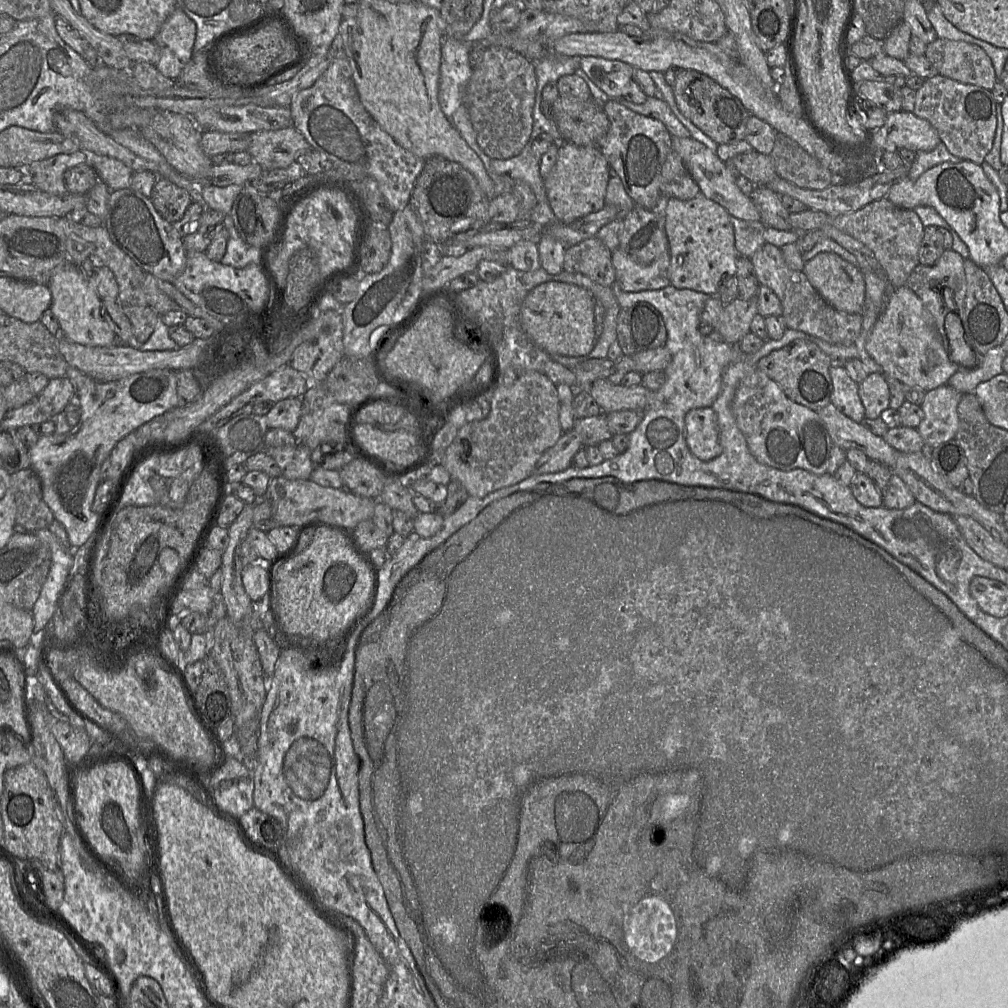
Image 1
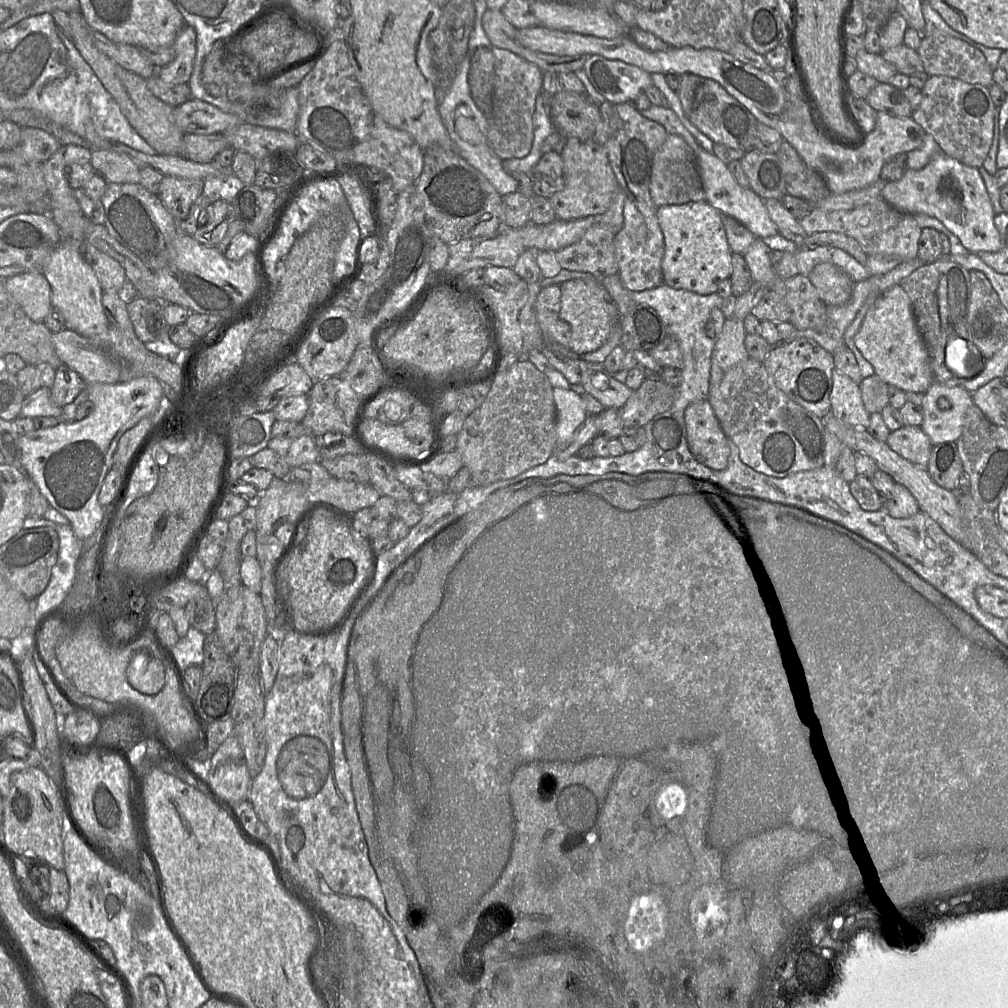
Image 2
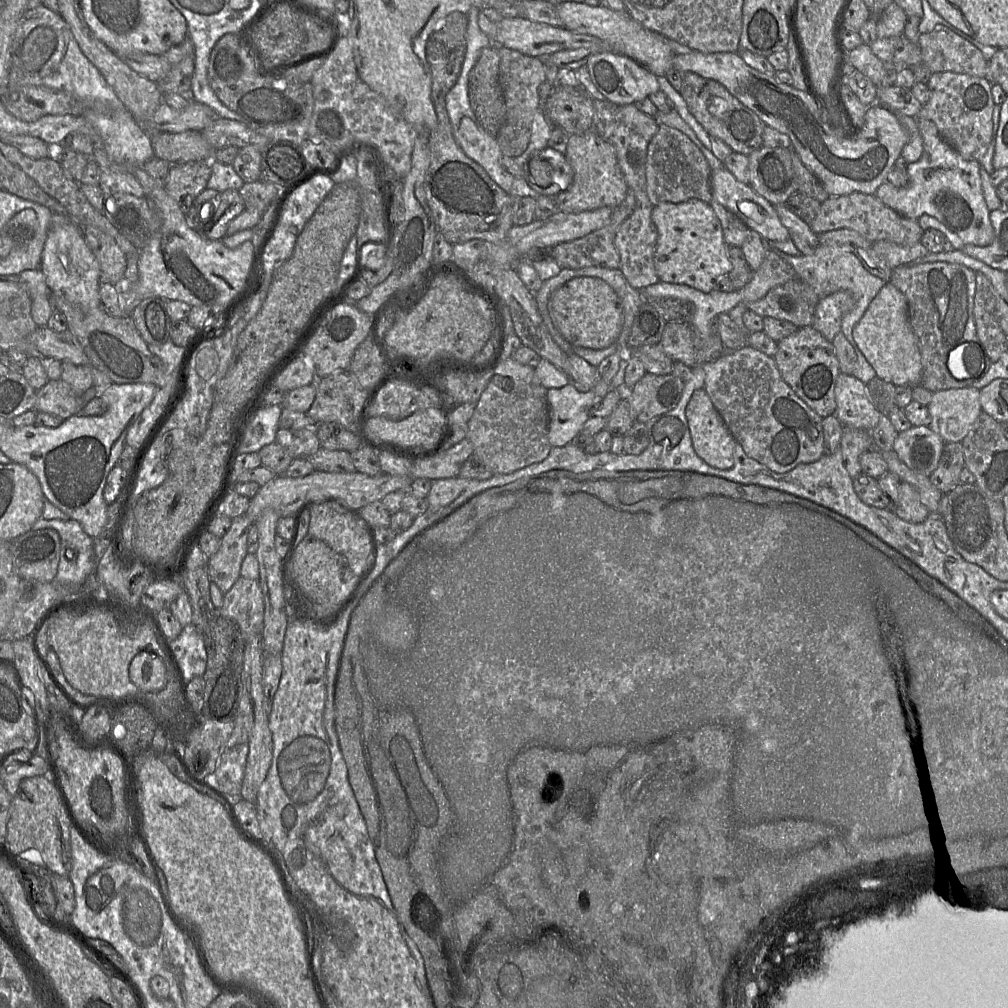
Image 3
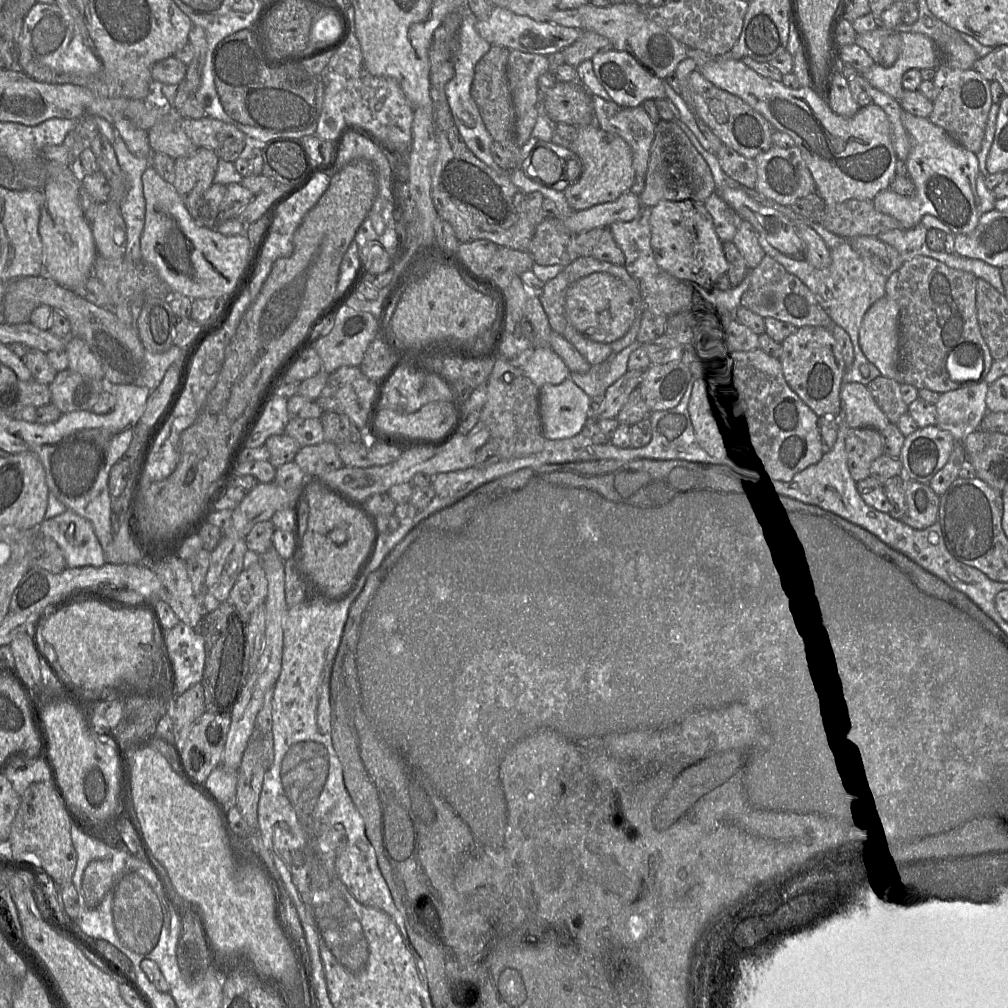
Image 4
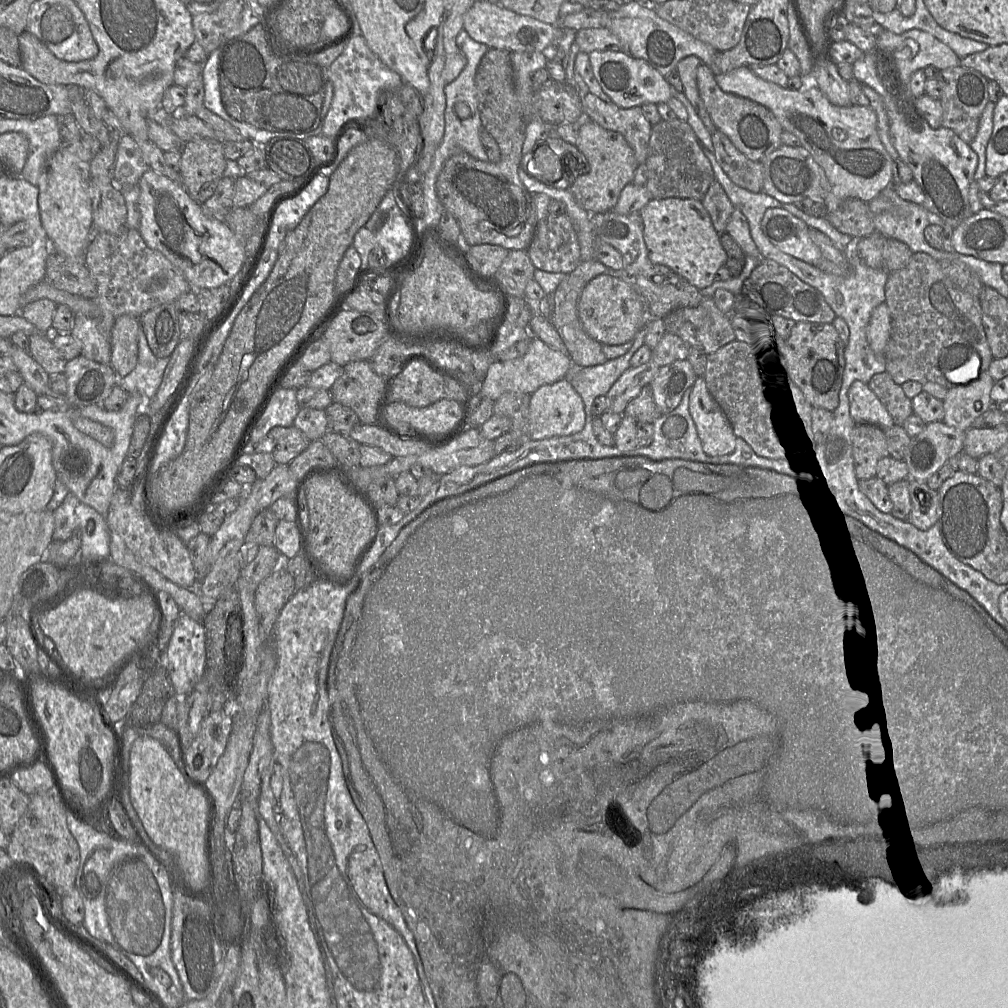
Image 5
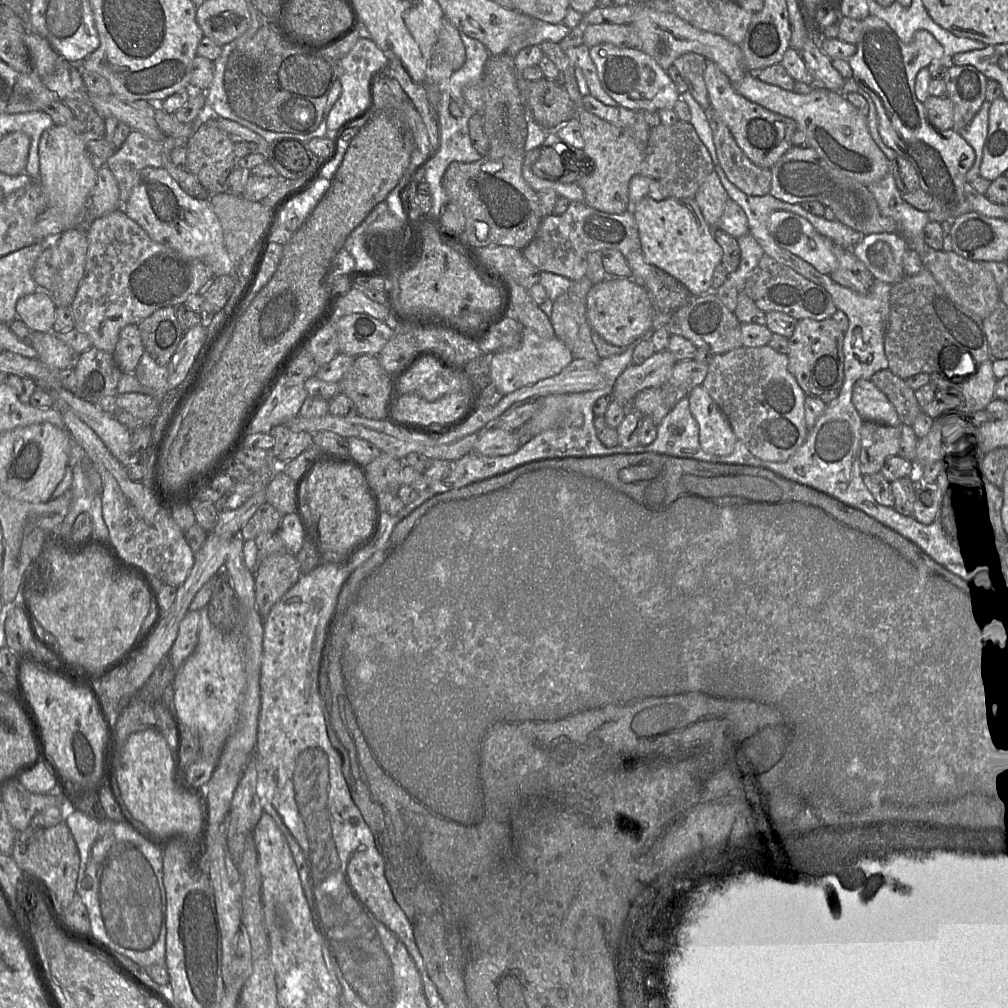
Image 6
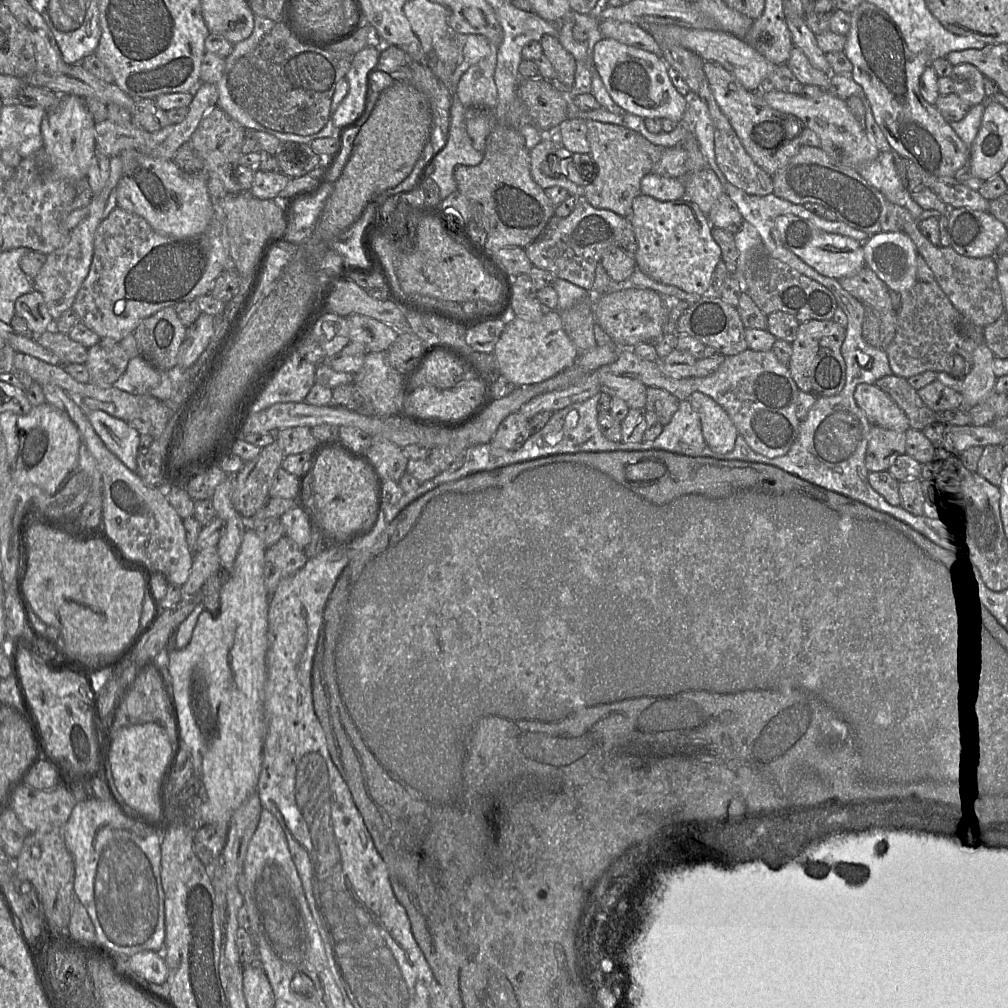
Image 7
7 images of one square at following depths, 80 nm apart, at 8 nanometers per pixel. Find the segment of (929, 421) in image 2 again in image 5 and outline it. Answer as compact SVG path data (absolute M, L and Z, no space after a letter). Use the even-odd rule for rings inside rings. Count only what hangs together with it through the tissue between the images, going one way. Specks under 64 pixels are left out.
M986 370L976 380L948 389L942 400L945 413L943 422L964 432L970 429L974 420L992 407L990 391L994 383Z

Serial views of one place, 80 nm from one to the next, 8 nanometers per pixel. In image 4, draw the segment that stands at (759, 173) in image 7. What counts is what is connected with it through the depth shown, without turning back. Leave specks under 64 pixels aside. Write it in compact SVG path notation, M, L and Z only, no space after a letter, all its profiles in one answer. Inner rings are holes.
M722 145L716 154L722 170L733 180L749 189L755 189L757 166L754 159L740 155L732 148Z

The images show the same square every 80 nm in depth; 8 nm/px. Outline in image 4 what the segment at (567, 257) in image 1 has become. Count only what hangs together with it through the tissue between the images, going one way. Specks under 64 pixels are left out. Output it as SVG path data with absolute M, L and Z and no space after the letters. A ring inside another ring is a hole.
M596 228L572 235L568 253L572 259L593 257L616 266L624 266L625 262L624 254L615 243L609 228Z

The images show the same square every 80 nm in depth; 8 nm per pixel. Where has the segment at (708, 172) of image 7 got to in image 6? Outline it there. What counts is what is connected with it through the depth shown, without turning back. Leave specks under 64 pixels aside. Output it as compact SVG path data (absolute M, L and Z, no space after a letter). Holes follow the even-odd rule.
M714 170L699 187L693 199L698 204L706 222L713 229L718 228L719 220L729 196Z

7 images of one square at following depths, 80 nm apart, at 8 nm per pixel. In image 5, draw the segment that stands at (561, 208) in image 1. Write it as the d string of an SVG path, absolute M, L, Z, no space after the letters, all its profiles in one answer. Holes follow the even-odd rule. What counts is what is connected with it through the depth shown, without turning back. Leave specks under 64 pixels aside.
M590 119L579 124L578 141L575 145L585 157L570 191L578 203L590 214L612 211L624 187L631 183L639 163L628 142L618 132L607 130Z

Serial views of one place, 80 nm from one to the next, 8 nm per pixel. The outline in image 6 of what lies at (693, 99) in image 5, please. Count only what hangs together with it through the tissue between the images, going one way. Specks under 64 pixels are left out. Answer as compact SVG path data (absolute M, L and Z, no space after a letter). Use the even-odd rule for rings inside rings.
M685 53L672 64L688 86L688 91L698 104L706 111L710 106L708 92L704 81L704 64L706 59L696 53Z

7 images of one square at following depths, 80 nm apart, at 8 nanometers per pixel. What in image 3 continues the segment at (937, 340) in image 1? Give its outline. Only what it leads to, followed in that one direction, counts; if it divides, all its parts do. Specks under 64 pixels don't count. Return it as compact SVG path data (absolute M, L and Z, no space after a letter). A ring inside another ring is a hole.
M887 283L870 303L853 329L859 349L876 371L877 377L895 386L919 386L922 377L921 354L917 338L908 319L908 304L904 294Z

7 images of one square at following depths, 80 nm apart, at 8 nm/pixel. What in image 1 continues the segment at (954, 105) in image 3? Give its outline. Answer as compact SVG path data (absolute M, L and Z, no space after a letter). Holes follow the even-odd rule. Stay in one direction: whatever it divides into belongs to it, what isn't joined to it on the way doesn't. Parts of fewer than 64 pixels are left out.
M938 74L925 79L916 91L913 113L929 121L951 154L981 165L993 145L997 127L996 105L991 91Z

